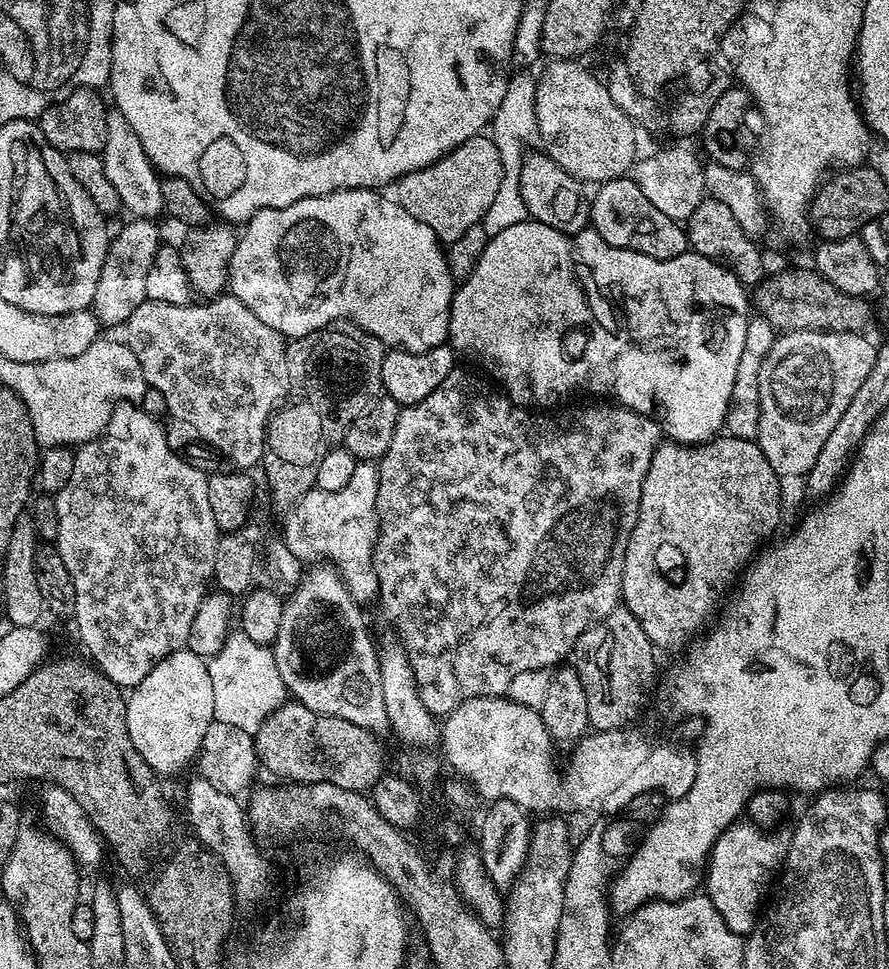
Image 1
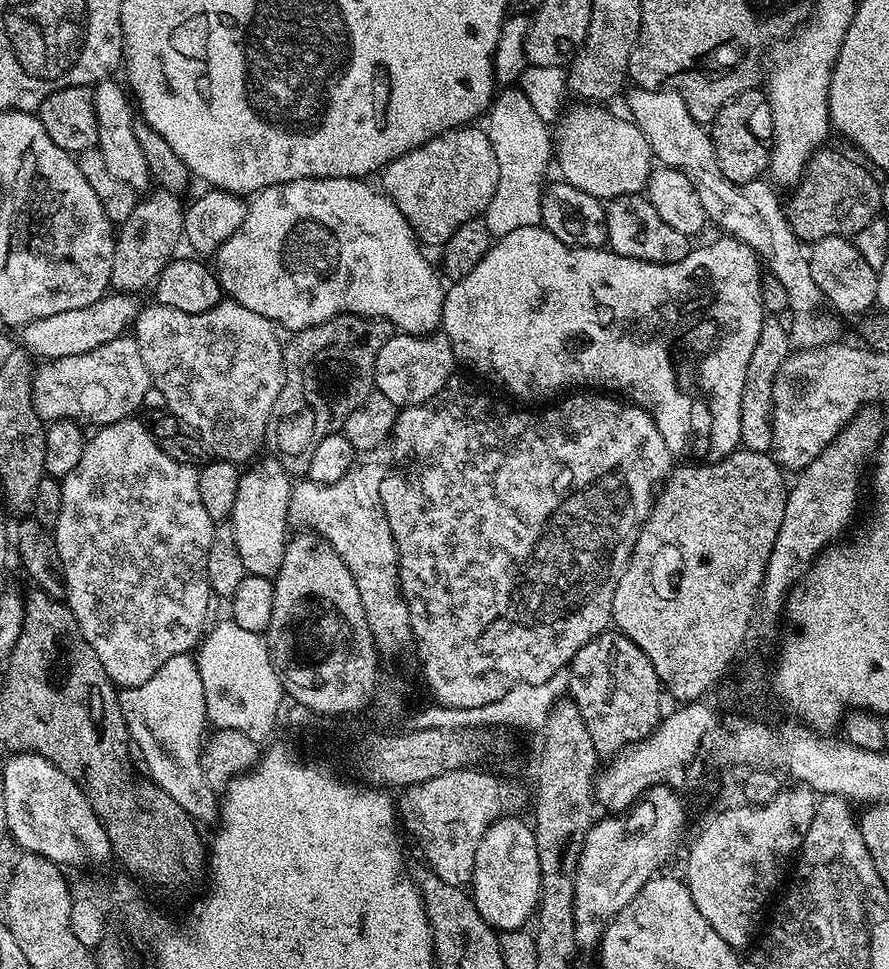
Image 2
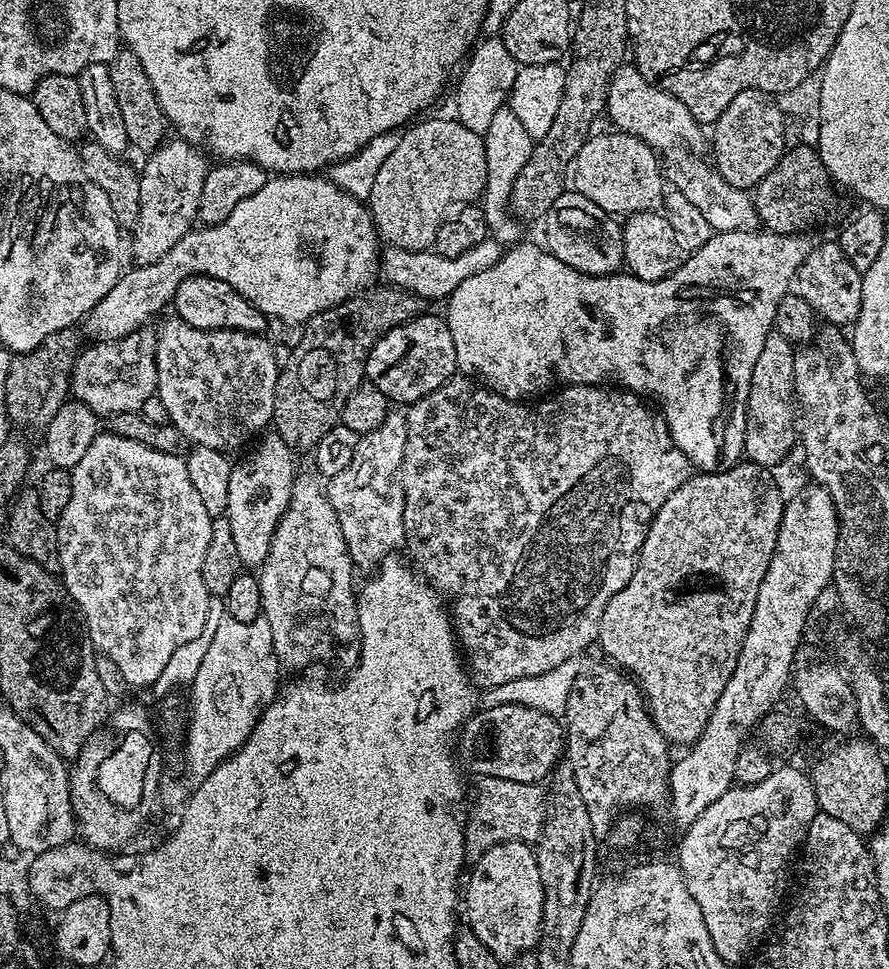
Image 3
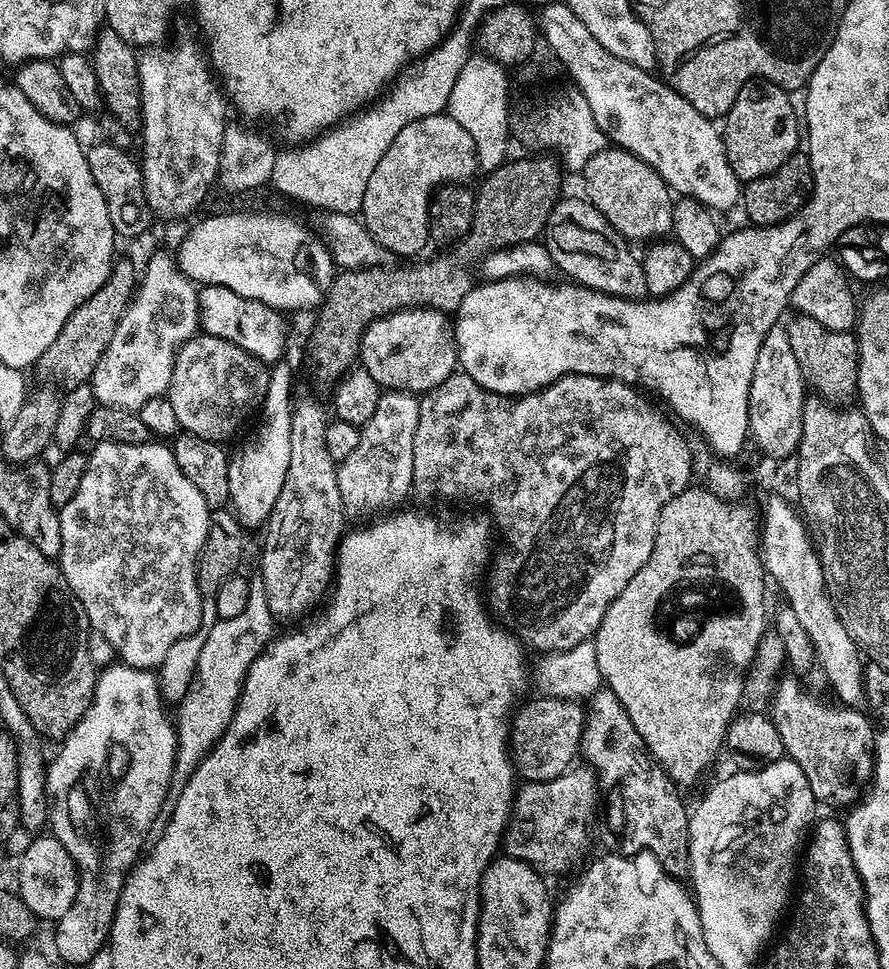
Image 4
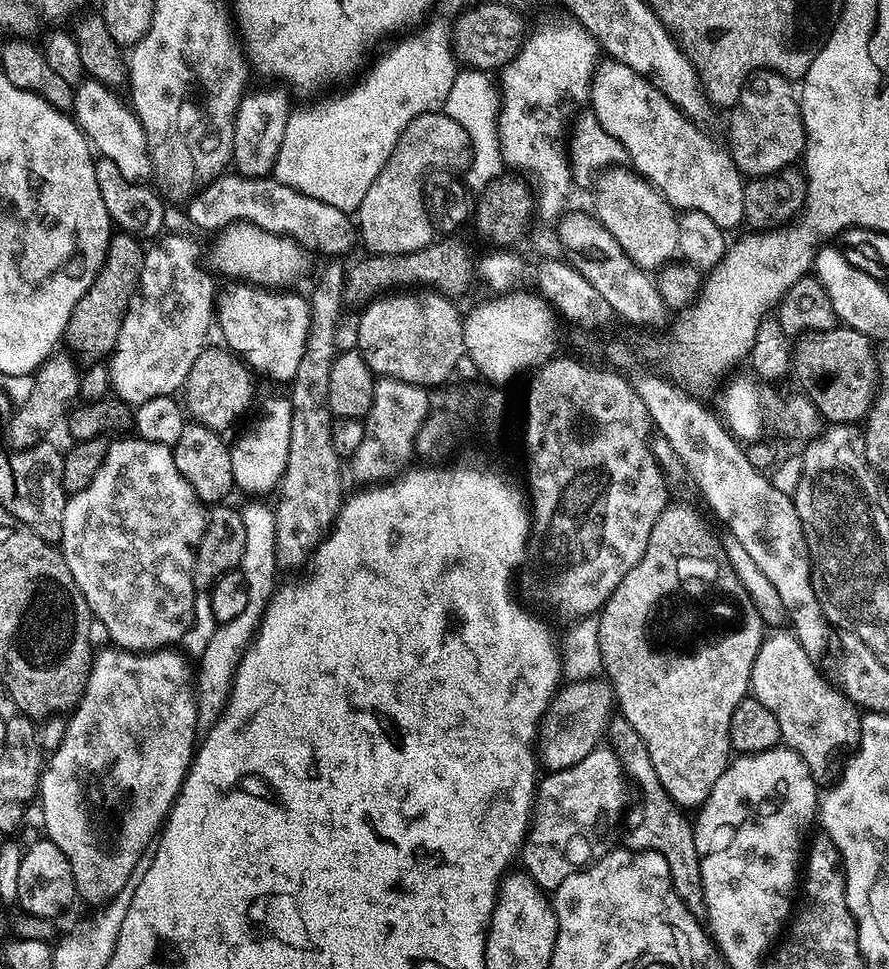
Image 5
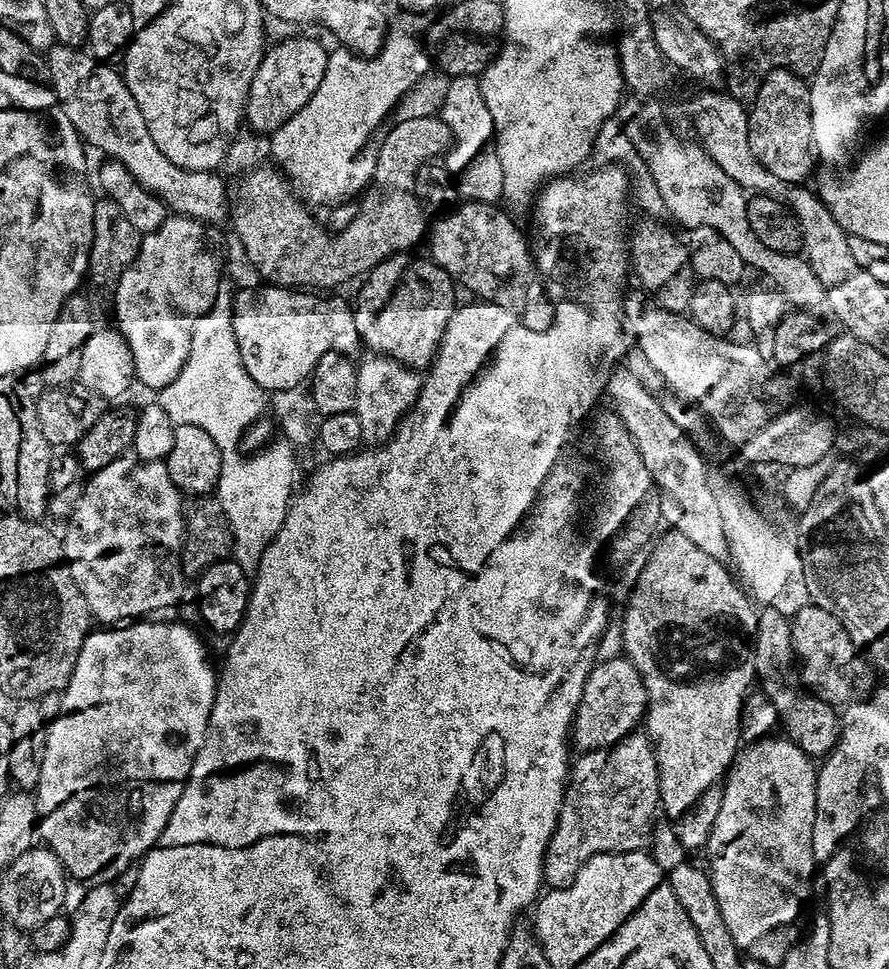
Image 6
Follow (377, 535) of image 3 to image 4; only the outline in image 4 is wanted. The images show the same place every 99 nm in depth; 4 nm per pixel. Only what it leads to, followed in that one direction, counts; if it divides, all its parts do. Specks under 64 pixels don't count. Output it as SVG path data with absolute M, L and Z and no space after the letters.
M381 391L378 398L378 410L374 410L374 418L370 418L370 422L366 422L360 428L360 437L358 438L358 446L350 453L346 459L339 461L336 477L338 478L338 494L342 494L342 502L344 503L345 513L349 517L352 516L368 516L364 518L372 518L377 514L387 513L389 510L396 510L401 507L400 504L412 492L412 479L414 478L414 433L418 431L418 410L420 409L420 401L413 393L410 392L390 392Z

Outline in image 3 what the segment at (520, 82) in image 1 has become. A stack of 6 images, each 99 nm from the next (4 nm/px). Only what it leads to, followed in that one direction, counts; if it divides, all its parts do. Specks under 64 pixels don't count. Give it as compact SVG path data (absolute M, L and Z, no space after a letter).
M506 104L494 114L483 137L486 146L487 180L480 205L491 239L498 241L502 246L511 246L523 237L521 236L523 225L511 210L513 184L517 181L523 166L530 160L535 141Z

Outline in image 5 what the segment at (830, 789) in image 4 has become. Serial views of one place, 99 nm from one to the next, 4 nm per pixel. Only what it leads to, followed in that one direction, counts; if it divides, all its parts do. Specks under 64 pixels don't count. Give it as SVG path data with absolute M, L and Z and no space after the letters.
M791 631L769 633L754 660L750 692L774 714L781 730L781 741L800 753L812 777L818 782L832 782L839 777L846 757L860 743L862 712L835 683L827 684L816 667L817 663L809 658Z

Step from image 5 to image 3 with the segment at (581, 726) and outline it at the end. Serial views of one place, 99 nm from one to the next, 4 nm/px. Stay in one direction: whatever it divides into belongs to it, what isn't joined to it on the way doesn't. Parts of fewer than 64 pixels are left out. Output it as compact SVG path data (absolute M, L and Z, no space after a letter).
M502 704L492 709L480 708L458 733L459 763L477 772L480 778L540 784L553 775L565 752L565 725L555 715L530 706Z

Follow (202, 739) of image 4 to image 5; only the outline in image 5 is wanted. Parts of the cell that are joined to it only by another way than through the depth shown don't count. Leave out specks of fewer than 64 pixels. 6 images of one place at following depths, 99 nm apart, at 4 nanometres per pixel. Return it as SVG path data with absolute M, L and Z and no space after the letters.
M268 564L268 568L238 568L238 570L243 574L243 580L248 586L246 609L242 610L242 614L238 614L233 622L217 625L212 638L198 659L200 672L196 674L194 695L197 702L197 713L203 721L206 719L206 722L214 720L227 701L240 653L244 651L252 636L255 635L256 627L264 615L264 608L278 586L278 579L276 580L278 564Z

